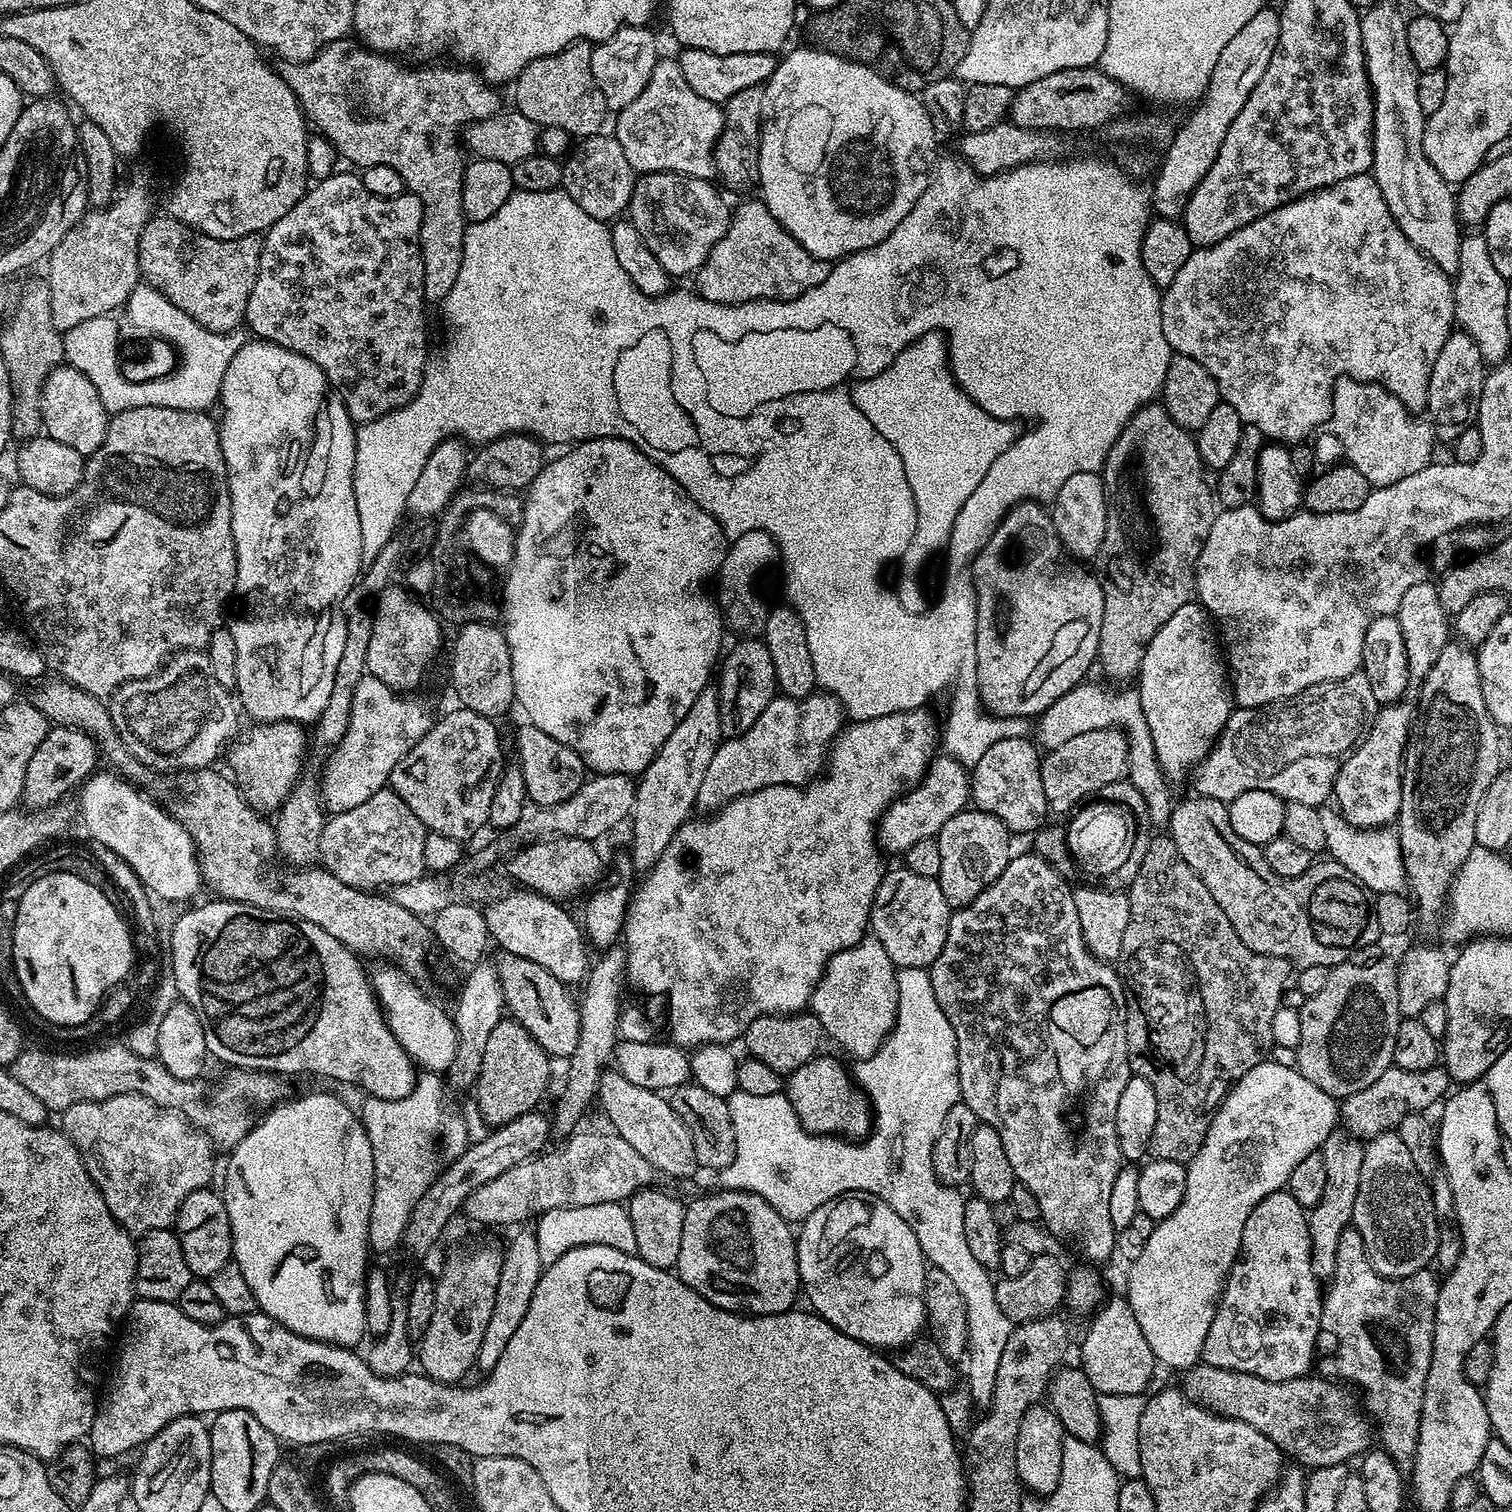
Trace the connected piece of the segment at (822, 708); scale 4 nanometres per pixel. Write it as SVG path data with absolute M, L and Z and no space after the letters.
M813 691L810 696L795 700L778 694L758 714L758 722L741 736L720 742L706 767L696 798L697 809L711 814L734 798L779 784L806 785L820 775L829 747L845 723L846 713L835 696Z

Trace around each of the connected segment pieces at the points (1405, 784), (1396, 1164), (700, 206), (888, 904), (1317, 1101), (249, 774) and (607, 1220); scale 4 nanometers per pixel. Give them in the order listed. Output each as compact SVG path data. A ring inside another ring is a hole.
M1449 642L1445 646L1442 654L1438 654L1438 662L1434 662L1434 666L1430 666L1430 674L1426 674L1424 681L1418 685L1418 692L1420 692L1420 705L1415 705L1412 728L1408 731L1408 741L1404 751L1404 773L1402 774L1402 806L1395 829L1396 833L1400 835L1404 875L1407 887L1410 889L1411 899L1414 901L1415 911L1418 913L1419 919L1421 916L1426 923L1432 924L1436 919L1437 923L1445 911L1448 890L1457 870L1464 865L1466 858L1472 853L1472 849L1477 847L1474 838L1474 818L1478 818L1478 802L1482 802L1482 794L1486 794L1486 790L1490 790L1490 782L1494 782L1496 775L1502 771L1502 764L1500 764L1500 736L1502 736L1502 732L1501 729L1497 728L1494 718L1490 718L1490 710L1486 710L1486 698L1482 698L1482 678L1478 678L1476 652L1465 643Z
M1393 1130L1371 1137L1364 1144L1362 1178L1358 1182L1358 1198L1354 1198L1351 1227L1356 1228L1358 1234L1362 1234L1362 1242L1374 1270L1391 1280L1425 1271L1436 1258L1440 1223L1435 1216L1429 1181L1418 1170L1418 1166L1414 1166L1414 1158L1410 1158L1400 1135Z
M645 172L637 179L634 186L632 201L628 203L627 211L632 212L630 222L638 234L642 234L642 242L650 246L650 254L662 262L669 277L691 277L706 262L710 250L726 234L730 219L730 208L724 205L722 197L716 193L715 183L699 180L693 176L684 176L681 172Z
M903 866L885 871L878 886L878 894L872 903L870 932L882 942L886 954L896 963L897 969L927 968L942 954L946 946L948 923L953 909L942 894L942 886L937 878L922 878L914 870Z
M1272 1058L1265 1059L1264 1063L1254 1066L1244 1077L1232 1086L1228 1091L1224 1101L1219 1108L1212 1113L1212 1121L1208 1127L1206 1138L1194 1154L1194 1158L1189 1160L1186 1165L1184 1174L1184 1197L1174 1210L1165 1220L1159 1221L1156 1228L1144 1240L1144 1245L1140 1248L1140 1253L1136 1256L1136 1261L1132 1264L1132 1269L1128 1272L1128 1292L1126 1299L1130 1302L1130 1310L1134 1310L1134 1318L1138 1318L1138 1326L1142 1326L1142 1335L1146 1337L1146 1342L1150 1342L1150 1350L1155 1354L1157 1361L1168 1368L1177 1368L1183 1370L1192 1368L1195 1364L1201 1363L1206 1334L1210 1334L1210 1322L1214 1322L1216 1306L1220 1302L1220 1294L1224 1291L1224 1285L1228 1282L1228 1275L1232 1273L1232 1263L1236 1260L1236 1255L1240 1252L1240 1243L1242 1242L1242 1230L1246 1230L1246 1218L1250 1218L1250 1210L1266 1198L1266 1194L1274 1194L1281 1191L1287 1185L1290 1174L1294 1174L1294 1166L1306 1158L1306 1154L1321 1151L1326 1142L1326 1138L1331 1132L1337 1131L1338 1128L1338 1100L1337 1097L1326 1094L1326 1090L1318 1090L1310 1078L1306 1078L1295 1067L1287 1068L1284 1064L1275 1064Z
M279 720L269 724L260 722L252 727L256 728L250 729L248 736L241 735L227 749L226 760L228 756L228 764L234 771L244 772L242 788L251 808L261 814L275 813L301 779L304 747L310 744L310 740L304 737L305 729L294 720Z
M623 1203L595 1204L594 1206L578 1206L577 1208L555 1208L549 1212L539 1213L534 1231L537 1236L538 1251L544 1266L558 1262L562 1254L580 1246L614 1246L614 1250L635 1253L634 1226Z

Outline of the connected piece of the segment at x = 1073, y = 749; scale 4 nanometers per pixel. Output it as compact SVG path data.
M1119 728L1086 730L1086 734L1078 734L1071 742L1065 742L1063 746L1051 749L1040 761L1042 790L1046 792L1046 802L1053 813L1071 813L1077 805L1087 801L1089 798L1095 797L1106 786L1125 779L1129 772L1128 737Z

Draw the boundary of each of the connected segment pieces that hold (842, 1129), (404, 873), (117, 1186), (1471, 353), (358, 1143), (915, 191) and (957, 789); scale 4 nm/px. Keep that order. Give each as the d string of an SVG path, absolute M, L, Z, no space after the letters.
M832 1056L812 1057L798 1070L787 1075L784 1093L794 1106L802 1126L816 1135L840 1135L860 1140L869 1135L872 1125L871 1105L863 1091L857 1090L851 1073Z
M384 787L374 798L366 798L362 806L354 806L354 810L337 812L325 823L320 839L319 863L334 878L346 882L346 886L354 886L361 890L380 890L383 884L395 886L414 882L425 875L424 855L426 854L426 838L429 833L424 824L414 818L414 810L398 798L398 794L391 787Z
M130 1092L128 1094L118 1094L111 1096L105 1100L83 1100L74 1106L65 1108L63 1112L59 1113L58 1120L60 1120L59 1127L62 1129L64 1135L72 1139L72 1145L79 1148L81 1153L86 1154L86 1163L88 1165L88 1173L90 1178L98 1186L98 1190L102 1194L102 1198L106 1202L106 1206L110 1210L110 1214L117 1222L125 1228L126 1231L133 1234L143 1234L154 1230L155 1228L172 1228L176 1222L176 1215L182 1206L182 1202L190 1195L191 1192L197 1192L200 1188L209 1187L213 1182L212 1175L216 1172L216 1160L212 1157L214 1153L214 1145L209 1140L208 1135L204 1132L199 1132L193 1124L188 1123L185 1116L181 1116L179 1112L171 1108L161 1108L159 1104L150 1102L150 1098L146 1098L137 1092Z
M1461 330L1453 331L1452 335L1446 338L1442 350L1438 350L1434 370L1430 370L1426 412L1429 412L1427 415L1430 417L1437 441L1454 441L1462 434L1462 430L1475 425L1485 375L1486 363L1480 356L1474 339Z
M312 1092L309 1096L300 1096L297 1100L291 1098L285 1099L283 1102L271 1107L267 1112L259 1117L258 1122L252 1128L251 1132L246 1134L246 1138L242 1138L242 1142L238 1142L236 1147L231 1149L228 1160L228 1169L224 1172L224 1188L222 1187L222 1195L224 1205L226 1206L226 1214L230 1218L230 1226L232 1227L232 1260L242 1270L242 1274L246 1278L246 1282L250 1285L250 1290L254 1290L254 1298L256 1299L256 1307L263 1312L265 1316L274 1318L282 1326L286 1326L286 1330L290 1330L294 1334L302 1334L311 1340L321 1340L327 1344L337 1344L340 1348L352 1348L363 1338L366 1333L366 1325L364 1323L364 1285L370 1267L370 1249L368 1246L368 1227L370 1226L370 1206L374 1202L374 1160L370 1154L370 1138L366 1134L364 1124L360 1121L359 1115L344 1100L339 1100L336 1096L331 1096L328 1092Z
M819 46L812 48L796 48L785 60L776 65L774 74L763 85L764 105L760 121L760 153L758 154L759 195L764 204L774 214L774 218L787 232L814 258L835 262L860 252L863 248L873 248L882 238L886 238L914 210L914 202L922 198L928 181L938 163L936 143L938 137L934 131L934 122L930 122L930 114L926 110L923 99L917 93L900 88L885 73L870 64L859 64L856 60L848 60L833 52L826 52Z
M940 754L929 764L919 784L913 784L900 799L884 811L876 830L879 847L885 853L902 854L914 846L914 842L931 840L939 836L942 826L954 814L965 811L970 804L970 772L953 756Z

